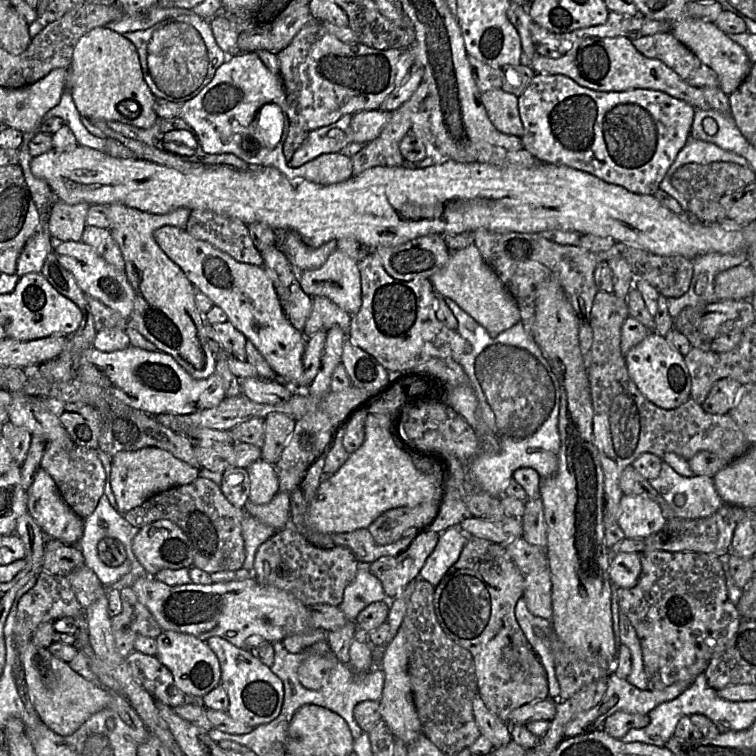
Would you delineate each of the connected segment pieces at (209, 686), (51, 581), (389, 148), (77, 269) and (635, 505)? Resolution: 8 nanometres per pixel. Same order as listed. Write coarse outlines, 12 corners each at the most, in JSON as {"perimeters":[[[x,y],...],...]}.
{"perimeters":[[[165,630],[157,659],[175,686],[201,699],[221,682],[216,654],[197,637]],[[44,570],[19,599],[12,672],[28,713],[31,701],[22,650],[41,623],[83,608],[67,577]],[[422,81],[379,136],[352,158],[353,176],[400,167],[399,145],[429,97]],[[82,241],[55,242],[85,294],[125,319],[135,296],[125,271]],[[624,494],[617,525],[626,538],[649,537],[666,525],[659,505]]]}

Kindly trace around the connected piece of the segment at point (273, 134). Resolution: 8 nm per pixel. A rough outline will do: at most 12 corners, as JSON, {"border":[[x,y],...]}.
{"border":[[264,104],[255,119],[255,138],[274,148],[281,140],[285,114]]}

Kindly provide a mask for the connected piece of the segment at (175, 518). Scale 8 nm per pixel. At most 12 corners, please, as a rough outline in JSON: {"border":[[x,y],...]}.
{"border":[[213,481],[158,492],[123,514],[141,529],[170,520],[193,566],[243,568],[241,524]]}

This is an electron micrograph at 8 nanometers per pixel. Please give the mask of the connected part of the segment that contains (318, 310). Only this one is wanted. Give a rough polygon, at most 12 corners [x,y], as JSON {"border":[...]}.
{"border":[[315,297],[303,333],[340,327],[352,317],[328,298]]}

